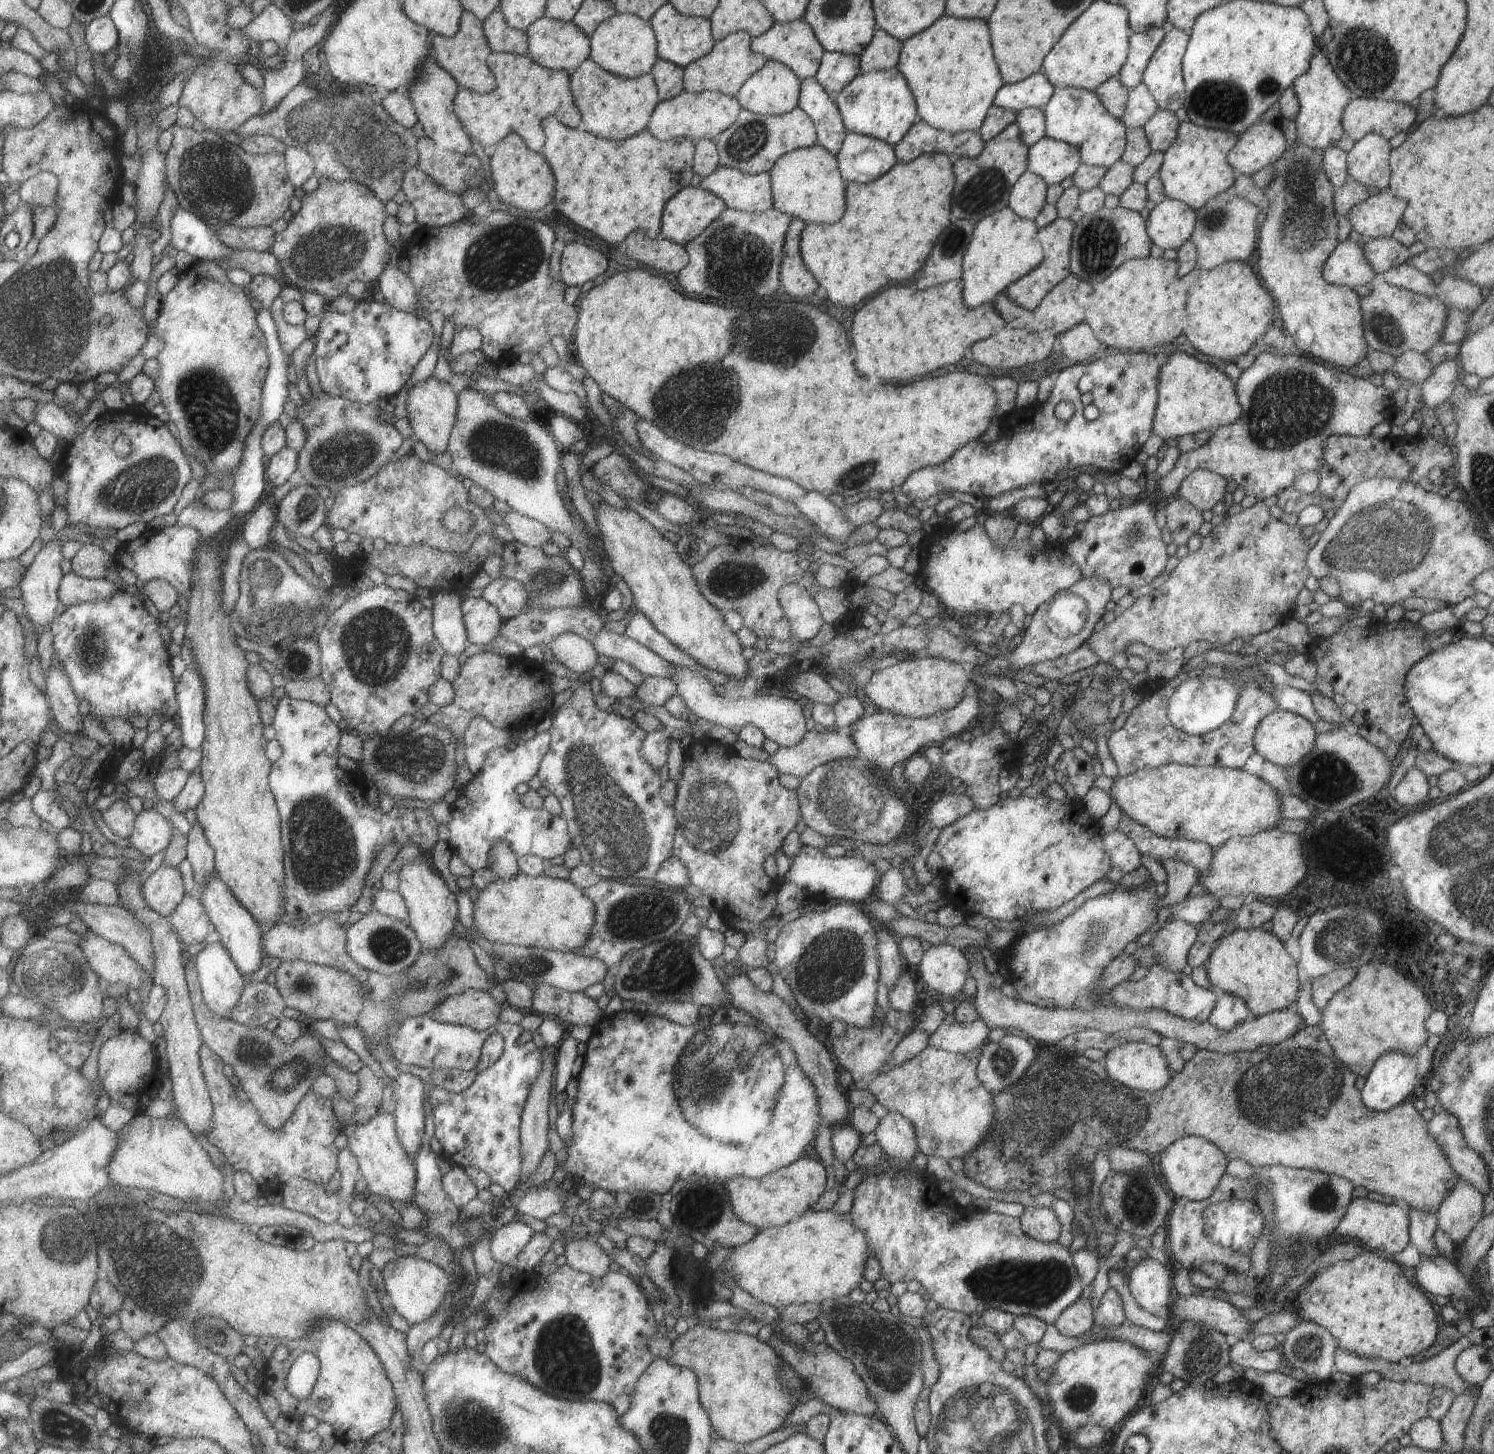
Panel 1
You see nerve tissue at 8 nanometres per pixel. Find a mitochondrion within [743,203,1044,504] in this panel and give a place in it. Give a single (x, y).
(954, 238)

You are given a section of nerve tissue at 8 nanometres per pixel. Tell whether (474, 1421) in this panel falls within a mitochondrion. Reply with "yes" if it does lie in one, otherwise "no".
yes

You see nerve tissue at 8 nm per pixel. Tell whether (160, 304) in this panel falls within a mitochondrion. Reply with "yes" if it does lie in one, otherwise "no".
no

